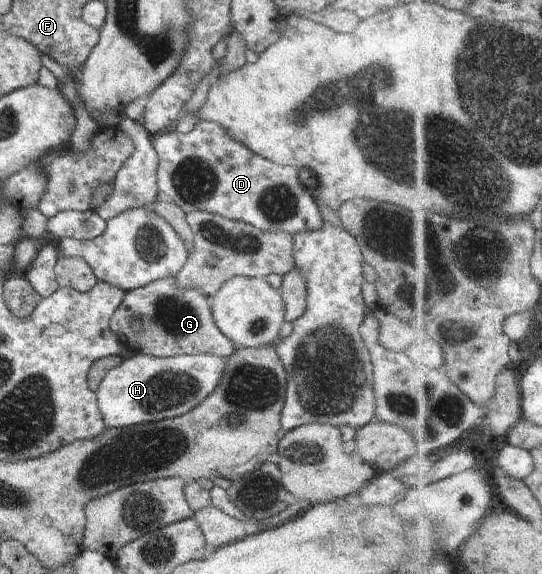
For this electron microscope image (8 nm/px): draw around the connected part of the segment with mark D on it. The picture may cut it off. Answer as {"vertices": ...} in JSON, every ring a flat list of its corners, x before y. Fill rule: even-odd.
{"vertices":[[200,120,188,133,177,130,159,133,152,140,158,156,156,183,161,194,173,201,184,213,207,211,234,221,245,221,265,231,281,231,291,236,323,224,313,194,299,181,298,168,278,165,254,153,235,140,220,124]]}

